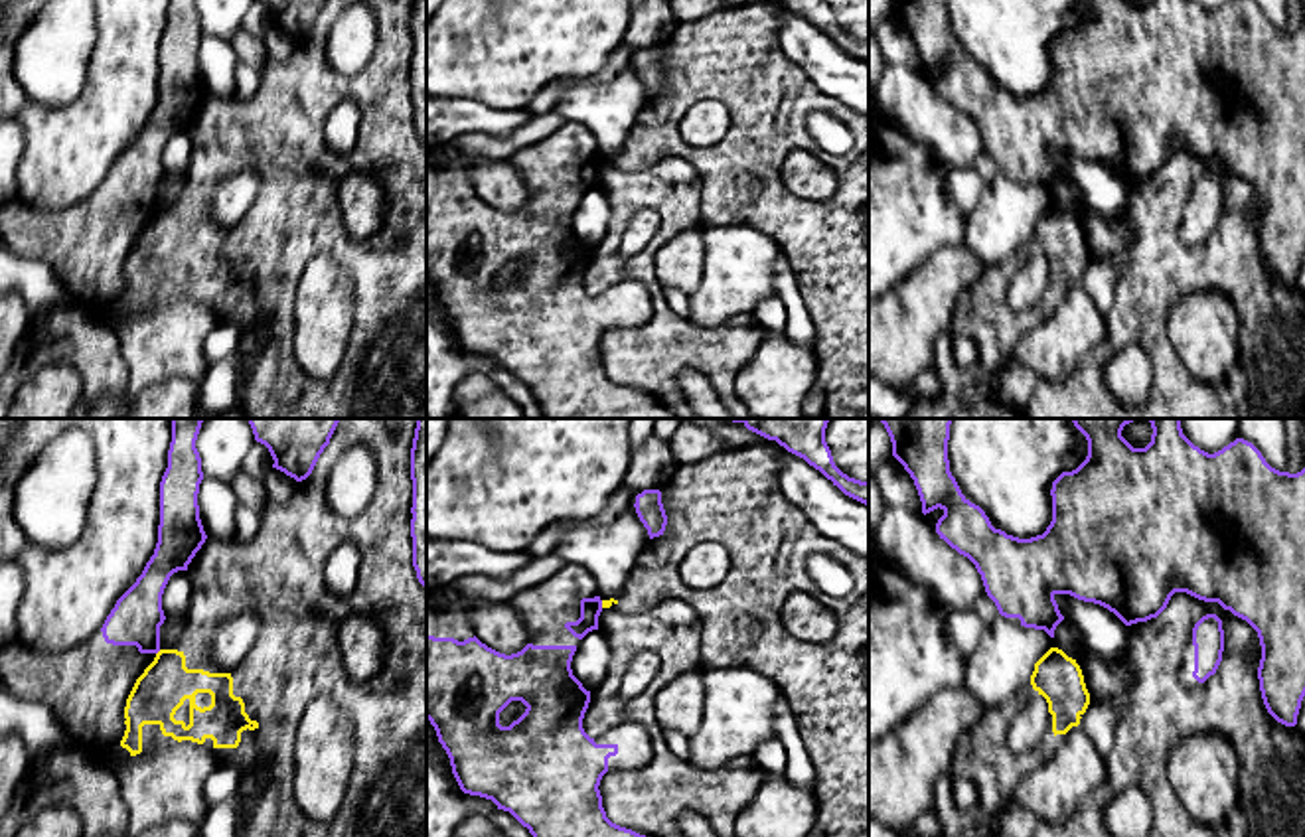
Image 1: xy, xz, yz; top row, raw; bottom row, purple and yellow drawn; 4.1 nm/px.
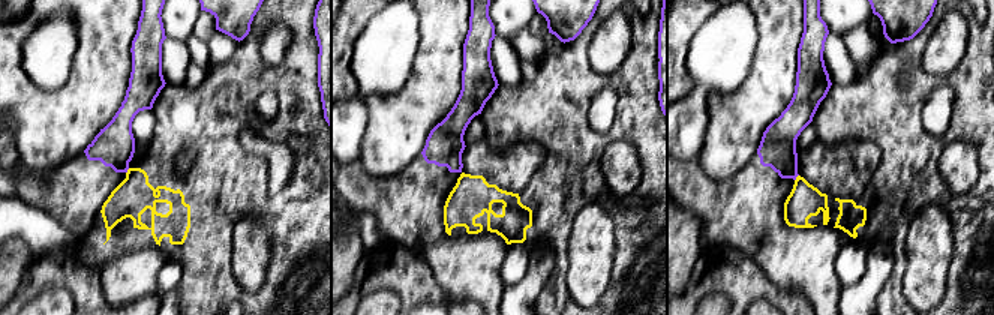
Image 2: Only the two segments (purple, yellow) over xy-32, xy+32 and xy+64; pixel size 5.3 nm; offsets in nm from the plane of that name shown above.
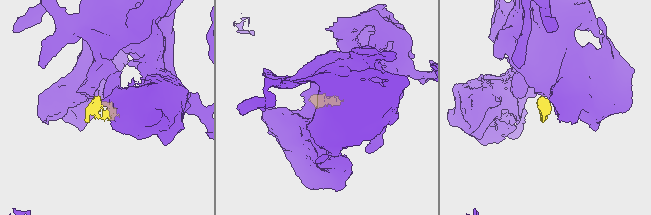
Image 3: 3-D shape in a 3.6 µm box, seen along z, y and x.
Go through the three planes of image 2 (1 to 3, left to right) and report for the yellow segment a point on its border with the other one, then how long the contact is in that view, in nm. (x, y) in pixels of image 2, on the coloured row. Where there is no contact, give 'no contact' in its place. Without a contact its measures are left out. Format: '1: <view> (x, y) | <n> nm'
1: xy-32 (126, 171) | 40 nm
2: no contact
3: xy+64 (796, 176) | 40 nm

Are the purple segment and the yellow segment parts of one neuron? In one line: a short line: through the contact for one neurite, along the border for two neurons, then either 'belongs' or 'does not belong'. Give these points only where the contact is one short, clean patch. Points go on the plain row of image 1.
line xz (601, 158), (603, 164); does not belong

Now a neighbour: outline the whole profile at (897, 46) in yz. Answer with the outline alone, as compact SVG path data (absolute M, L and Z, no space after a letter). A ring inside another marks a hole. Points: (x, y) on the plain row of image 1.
M894 14L884 16L873 34L879 41L884 65L922 71L914 38Z

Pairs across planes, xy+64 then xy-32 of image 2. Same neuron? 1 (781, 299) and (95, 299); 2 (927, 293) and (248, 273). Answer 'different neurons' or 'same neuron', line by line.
1: same neuron
2: same neuron

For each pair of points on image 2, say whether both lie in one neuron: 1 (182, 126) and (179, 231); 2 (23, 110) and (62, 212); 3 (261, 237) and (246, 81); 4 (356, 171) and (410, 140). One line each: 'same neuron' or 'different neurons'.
1: same neuron
2: different neurons
3: different neurons
4: different neurons

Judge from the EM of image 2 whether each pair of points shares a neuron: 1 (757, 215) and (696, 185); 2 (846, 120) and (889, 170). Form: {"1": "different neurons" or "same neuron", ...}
{"1": "same neuron", "2": "same neuron"}

